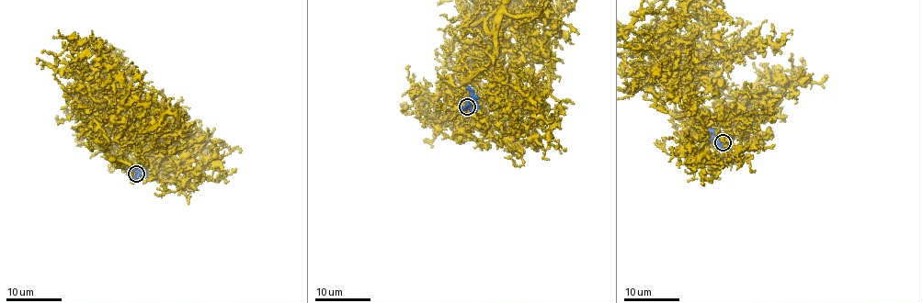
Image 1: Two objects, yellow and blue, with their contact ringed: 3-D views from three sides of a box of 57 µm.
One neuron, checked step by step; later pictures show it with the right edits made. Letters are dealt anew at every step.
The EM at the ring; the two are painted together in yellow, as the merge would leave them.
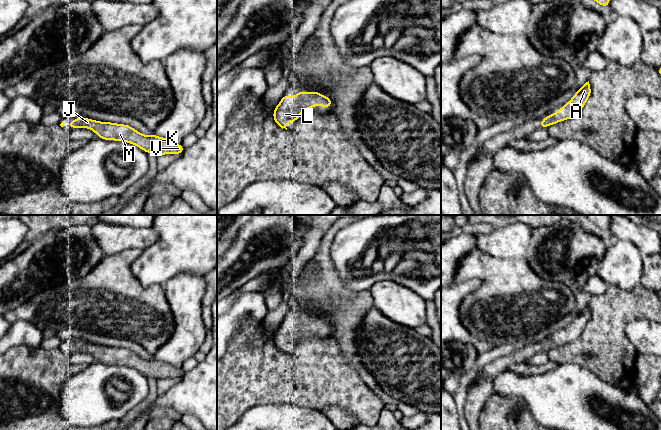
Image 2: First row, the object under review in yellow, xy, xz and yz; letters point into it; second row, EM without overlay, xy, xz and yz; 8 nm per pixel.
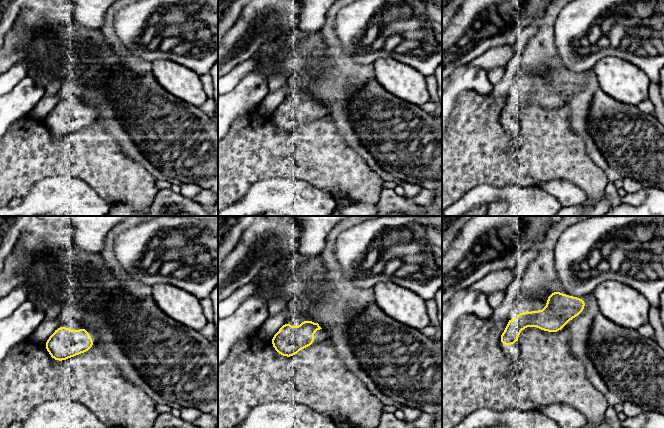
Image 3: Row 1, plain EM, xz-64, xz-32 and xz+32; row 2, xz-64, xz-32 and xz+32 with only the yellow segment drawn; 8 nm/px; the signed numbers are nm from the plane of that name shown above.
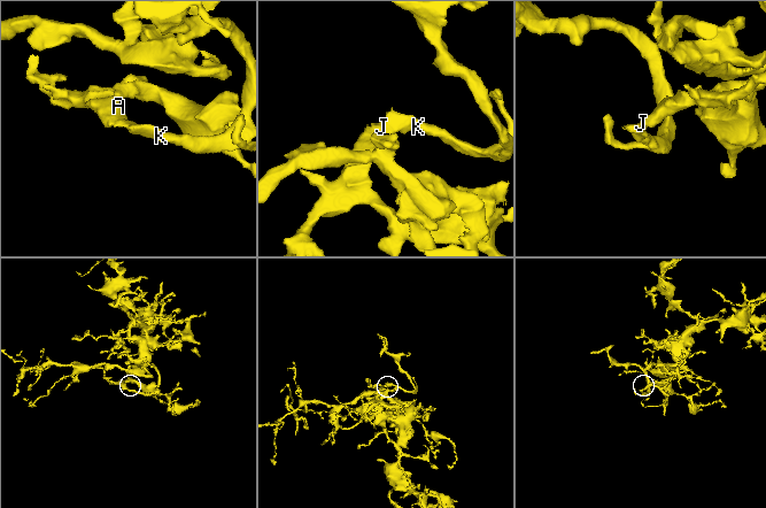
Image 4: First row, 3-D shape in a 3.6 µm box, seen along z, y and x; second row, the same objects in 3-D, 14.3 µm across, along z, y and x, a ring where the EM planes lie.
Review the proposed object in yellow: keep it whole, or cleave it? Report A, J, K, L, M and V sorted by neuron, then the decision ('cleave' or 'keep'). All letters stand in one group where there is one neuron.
A J K L M V | keep

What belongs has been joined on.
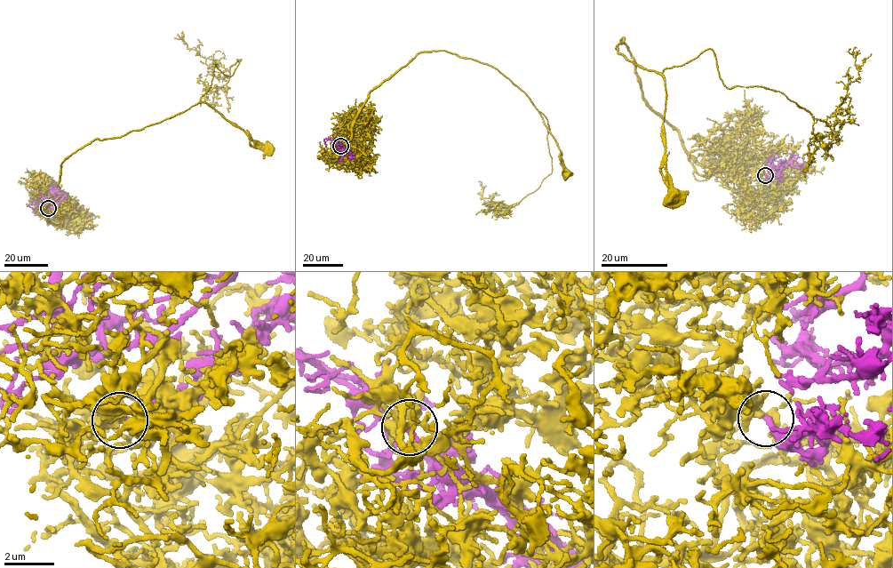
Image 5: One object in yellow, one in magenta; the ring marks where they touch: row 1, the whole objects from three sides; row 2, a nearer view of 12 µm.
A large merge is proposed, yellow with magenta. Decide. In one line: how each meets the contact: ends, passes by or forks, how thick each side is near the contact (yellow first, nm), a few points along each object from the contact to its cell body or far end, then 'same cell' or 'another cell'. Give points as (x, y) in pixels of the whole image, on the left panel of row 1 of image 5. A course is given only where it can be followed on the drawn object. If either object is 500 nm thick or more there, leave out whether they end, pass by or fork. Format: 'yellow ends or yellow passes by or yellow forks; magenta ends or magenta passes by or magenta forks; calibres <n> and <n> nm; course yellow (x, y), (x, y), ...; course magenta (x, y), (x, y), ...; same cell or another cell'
yellow forks; magenta ends; calibres 360 and 220 nm; course yellow (48, 208), (57, 225), (45, 207), (70, 156), (203, 102), (268, 149); course magenta (48, 208), (62, 198), (64, 191), (50, 202), (31, 202), (28, 205), (35, 212); same cell

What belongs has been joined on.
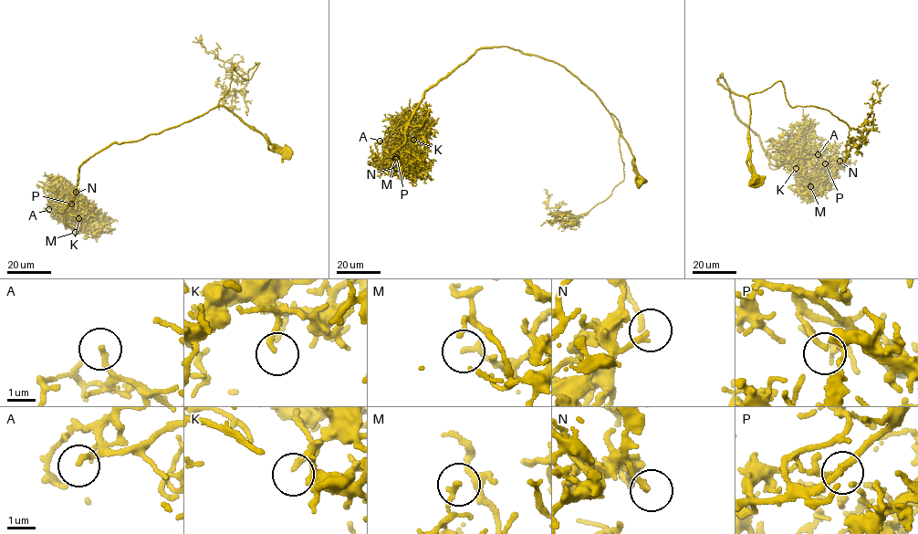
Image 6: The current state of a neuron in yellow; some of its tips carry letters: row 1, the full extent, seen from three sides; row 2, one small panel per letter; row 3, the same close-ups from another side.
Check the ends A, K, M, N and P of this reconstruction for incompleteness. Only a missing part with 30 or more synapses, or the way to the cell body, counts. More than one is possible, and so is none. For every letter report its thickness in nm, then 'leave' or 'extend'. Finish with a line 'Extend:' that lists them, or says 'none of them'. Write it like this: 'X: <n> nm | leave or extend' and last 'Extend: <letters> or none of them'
A: 150 nm | leave
K: 170 nm | extend
M: 190 nm | leave
N: 190 nm | leave
P: 110 nm | leave
Extend: K

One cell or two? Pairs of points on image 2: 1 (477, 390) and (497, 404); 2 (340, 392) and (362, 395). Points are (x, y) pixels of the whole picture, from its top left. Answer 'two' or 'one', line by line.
1: two
2: one

